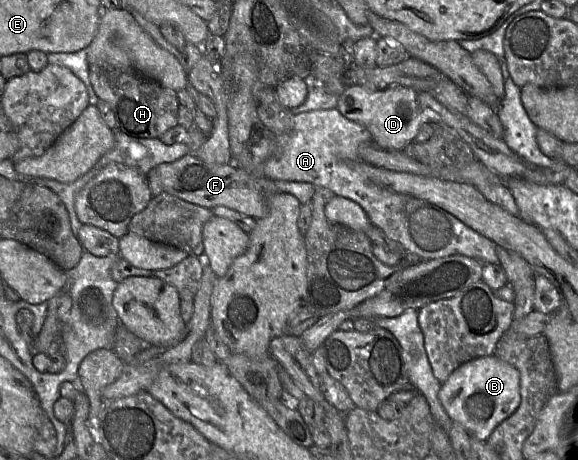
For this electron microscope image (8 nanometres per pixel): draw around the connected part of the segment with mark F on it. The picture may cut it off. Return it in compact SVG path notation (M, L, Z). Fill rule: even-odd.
M187 154L176 161L152 168L147 174L147 183L153 196L166 192L188 203L209 209L226 207L256 220L267 213L265 197L257 189L253 177L235 164L208 163L194 154Z

